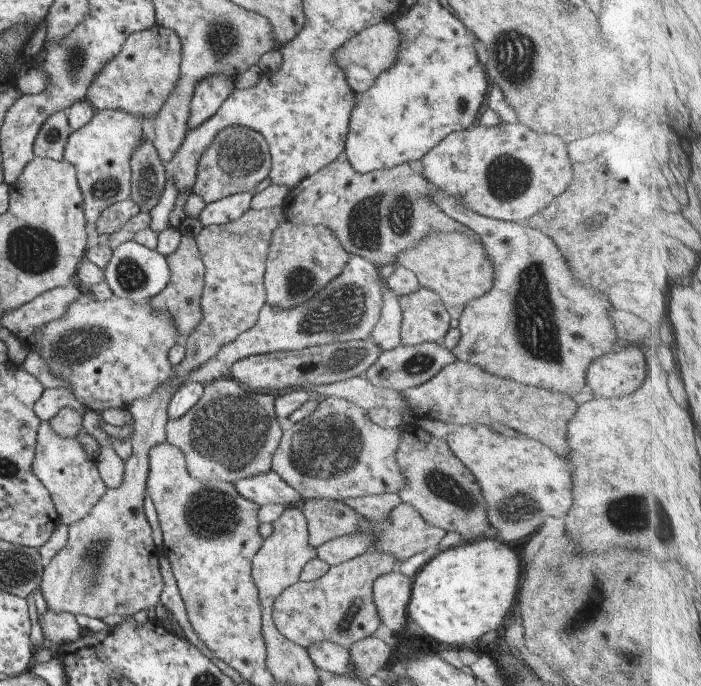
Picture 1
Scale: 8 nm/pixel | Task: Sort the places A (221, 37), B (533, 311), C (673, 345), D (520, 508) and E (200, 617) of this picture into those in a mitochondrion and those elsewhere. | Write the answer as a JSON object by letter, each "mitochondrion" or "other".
{"A":"mitochondrion","B":"mitochondrion","C":"other","D":"mitochondrion","E":"other"}

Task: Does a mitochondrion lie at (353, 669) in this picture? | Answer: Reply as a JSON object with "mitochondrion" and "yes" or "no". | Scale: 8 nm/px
{"mitochondrion":"no"}

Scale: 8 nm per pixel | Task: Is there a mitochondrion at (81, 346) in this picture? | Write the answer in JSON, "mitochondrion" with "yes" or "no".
{"mitochondrion":"yes"}

